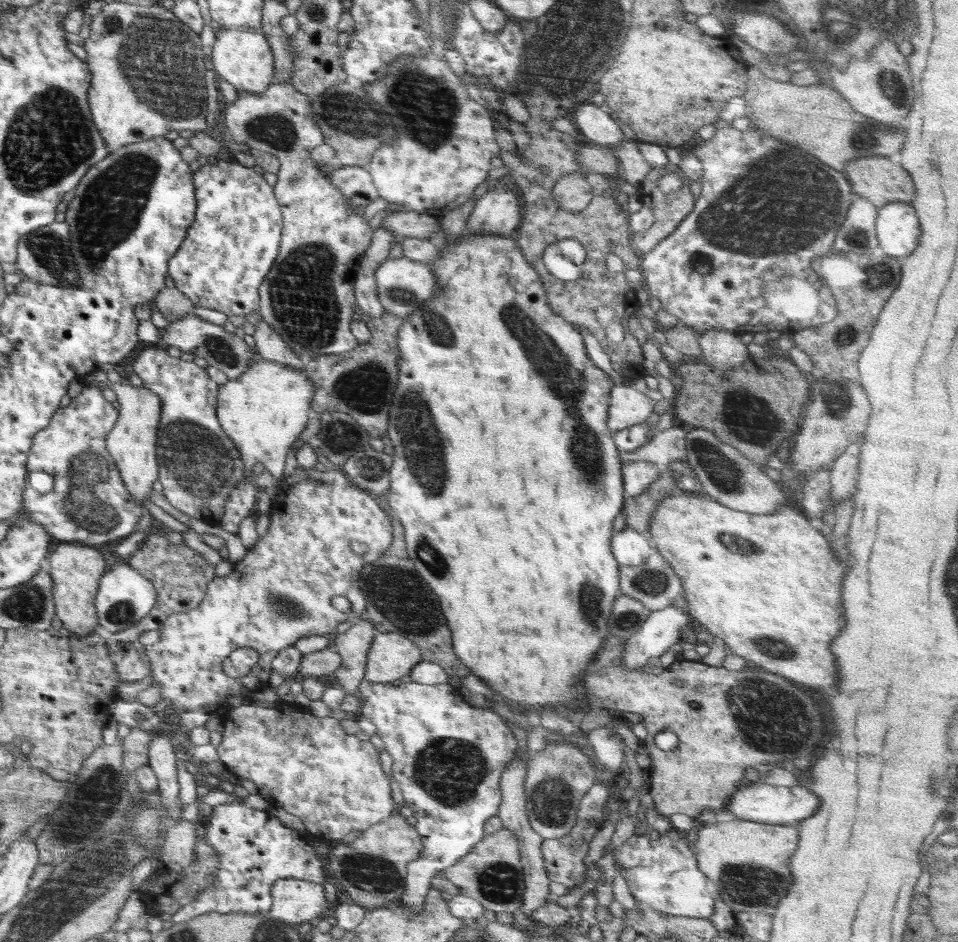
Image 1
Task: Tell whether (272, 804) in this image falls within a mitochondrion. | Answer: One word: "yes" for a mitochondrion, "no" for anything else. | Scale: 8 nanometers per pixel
no

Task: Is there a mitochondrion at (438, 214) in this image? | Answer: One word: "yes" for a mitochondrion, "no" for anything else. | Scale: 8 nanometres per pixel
no

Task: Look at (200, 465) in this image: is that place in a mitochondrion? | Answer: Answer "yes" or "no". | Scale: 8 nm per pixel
yes

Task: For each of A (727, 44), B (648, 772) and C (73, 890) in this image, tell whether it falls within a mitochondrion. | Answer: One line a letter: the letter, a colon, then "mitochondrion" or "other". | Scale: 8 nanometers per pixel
A: other
B: other
C: mitochondrion

